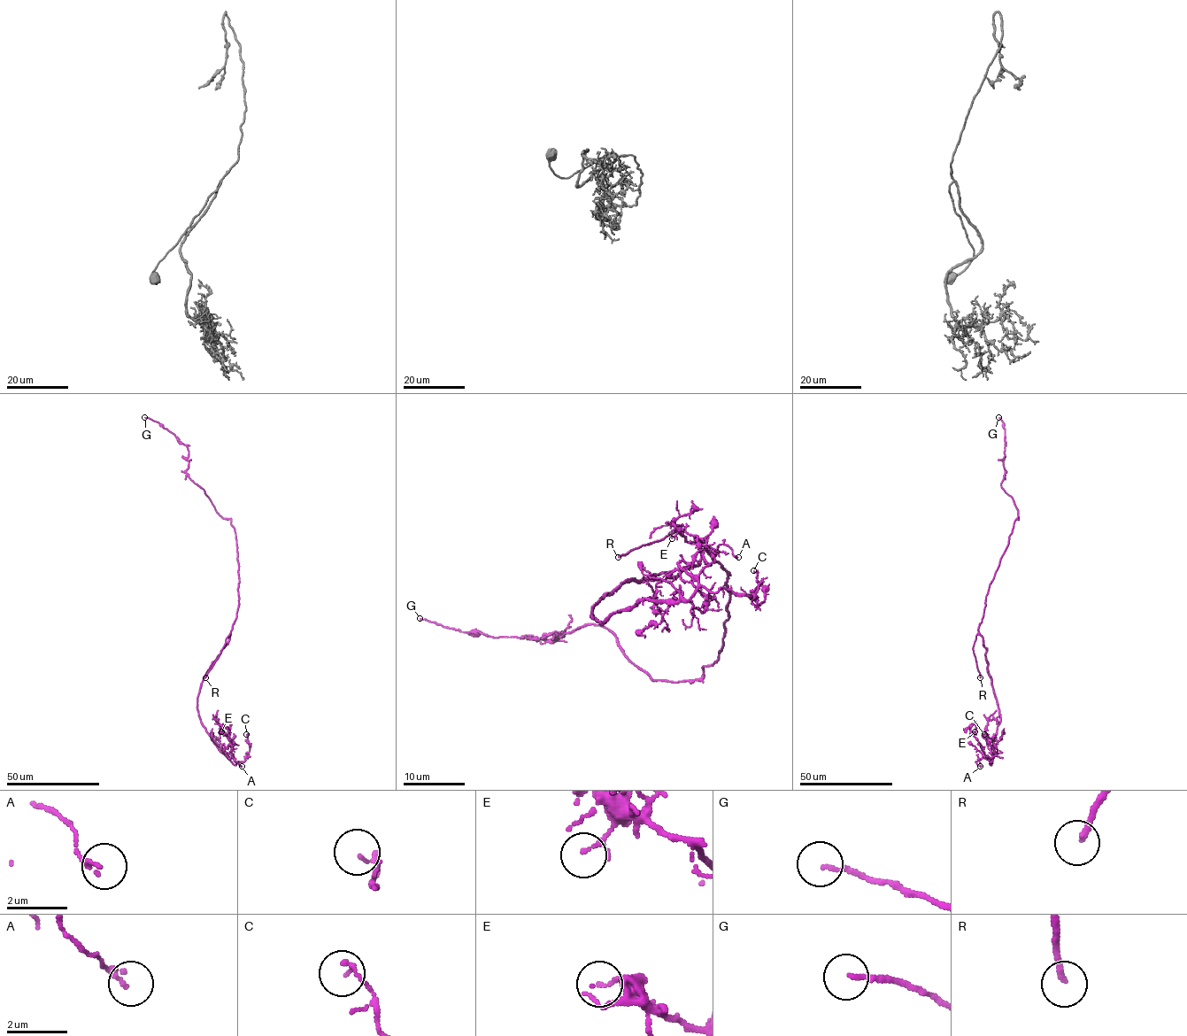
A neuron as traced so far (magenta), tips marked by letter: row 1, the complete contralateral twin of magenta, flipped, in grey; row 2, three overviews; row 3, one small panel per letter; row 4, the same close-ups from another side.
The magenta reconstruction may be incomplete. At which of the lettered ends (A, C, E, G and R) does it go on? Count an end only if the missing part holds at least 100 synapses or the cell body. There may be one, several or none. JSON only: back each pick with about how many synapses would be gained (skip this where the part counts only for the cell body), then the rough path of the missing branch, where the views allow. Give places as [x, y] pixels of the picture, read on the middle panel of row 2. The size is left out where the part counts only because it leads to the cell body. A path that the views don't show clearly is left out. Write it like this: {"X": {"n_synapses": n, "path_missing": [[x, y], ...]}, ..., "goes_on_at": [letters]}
{"R": {"path_missing": [[618, 557], [601, 574], [597, 564], [595, 572]]}, "goes_on_at": ["R"]}

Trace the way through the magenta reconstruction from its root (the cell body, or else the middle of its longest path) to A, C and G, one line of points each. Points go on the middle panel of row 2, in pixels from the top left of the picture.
A: (728, 574), (704, 549), (674, 576), (626, 580), (591, 615), (686, 601), (720, 545), (738, 557)
C: (728, 574), (704, 549), (674, 576), (626, 580), (591, 615), (686, 601), (701, 586), (756, 607), (753, 570)
G: (728, 574), (722, 647), (693, 680), (653, 680), (601, 626), (535, 639), (420, 618)

